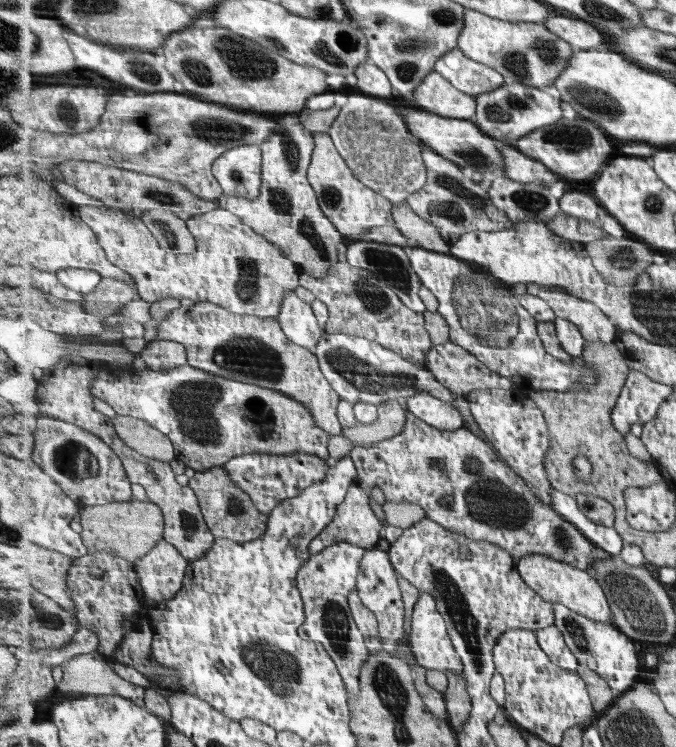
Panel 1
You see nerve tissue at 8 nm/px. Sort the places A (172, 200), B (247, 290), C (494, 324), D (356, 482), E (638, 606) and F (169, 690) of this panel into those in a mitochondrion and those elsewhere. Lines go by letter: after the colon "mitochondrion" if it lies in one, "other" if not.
A: mitochondrion
B: mitochondrion
C: mitochondrion
D: other
E: mitochondrion
F: other

